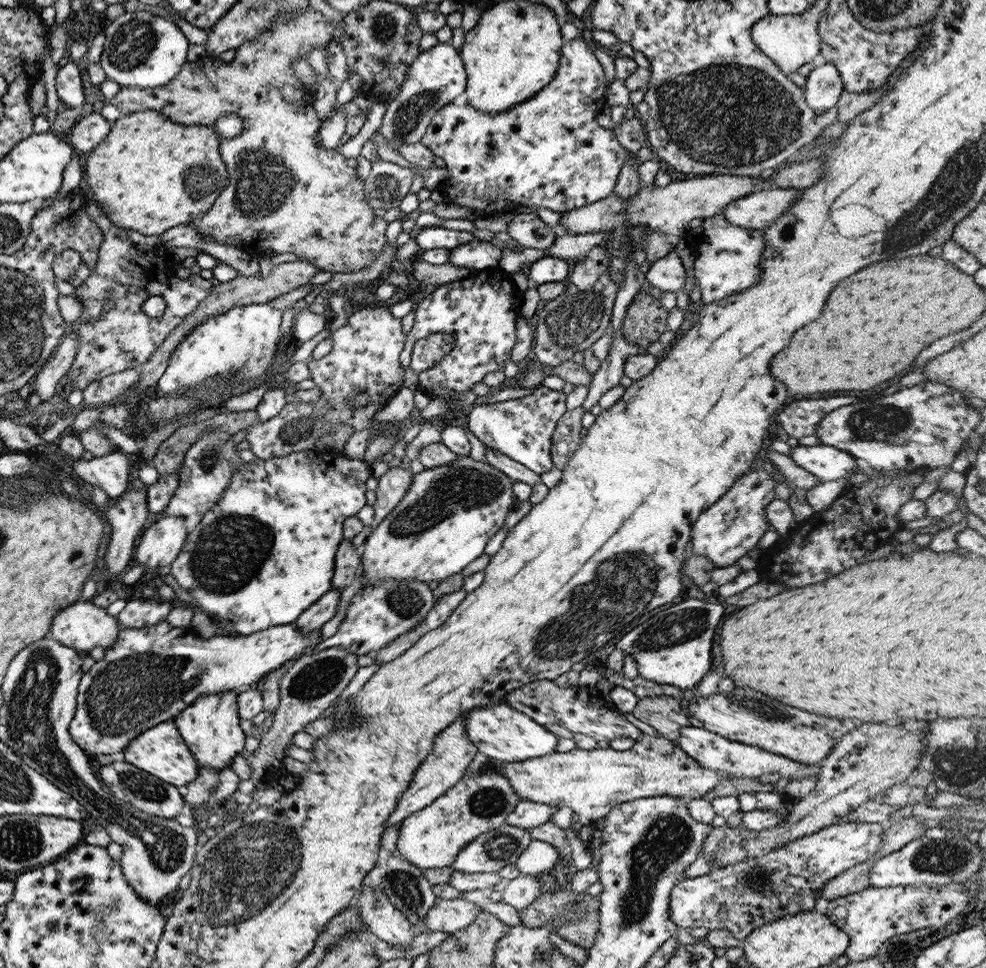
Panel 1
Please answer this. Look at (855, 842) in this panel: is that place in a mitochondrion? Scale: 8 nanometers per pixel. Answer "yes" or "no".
no

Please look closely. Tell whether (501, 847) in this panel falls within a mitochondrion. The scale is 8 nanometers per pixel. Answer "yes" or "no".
yes

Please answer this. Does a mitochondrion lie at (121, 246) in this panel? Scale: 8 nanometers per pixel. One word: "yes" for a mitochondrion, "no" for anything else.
no

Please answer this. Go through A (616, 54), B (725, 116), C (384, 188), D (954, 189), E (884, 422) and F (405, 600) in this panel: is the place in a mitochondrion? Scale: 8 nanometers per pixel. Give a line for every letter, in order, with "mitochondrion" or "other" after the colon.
A: other
B: mitochondrion
C: mitochondrion
D: mitochondrion
E: mitochondrion
F: mitochondrion

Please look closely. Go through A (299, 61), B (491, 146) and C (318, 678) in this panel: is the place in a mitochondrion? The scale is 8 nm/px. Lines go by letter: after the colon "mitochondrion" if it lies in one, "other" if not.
A: other
B: other
C: mitochondrion

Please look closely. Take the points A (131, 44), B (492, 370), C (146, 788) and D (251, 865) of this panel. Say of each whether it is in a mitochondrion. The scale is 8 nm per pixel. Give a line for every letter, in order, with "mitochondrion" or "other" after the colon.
A: mitochondrion
B: other
C: mitochondrion
D: mitochondrion

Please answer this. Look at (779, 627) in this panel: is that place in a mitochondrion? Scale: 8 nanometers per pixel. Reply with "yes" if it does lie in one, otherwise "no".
no

